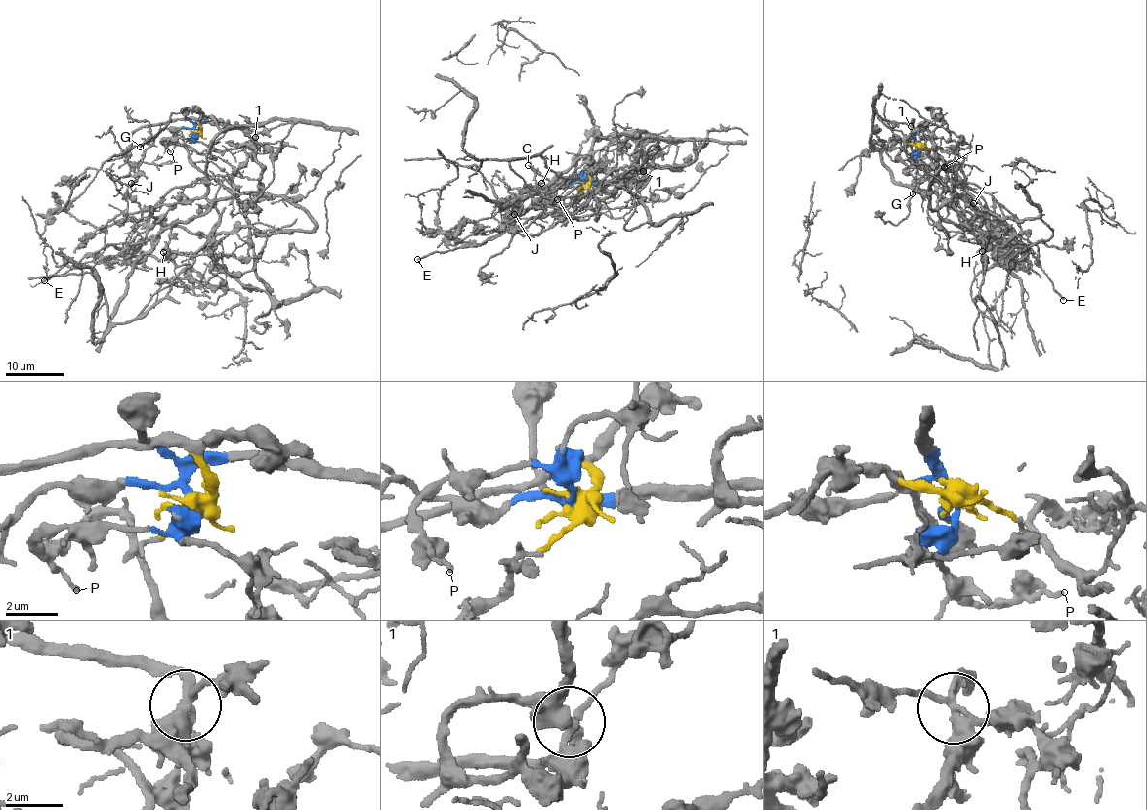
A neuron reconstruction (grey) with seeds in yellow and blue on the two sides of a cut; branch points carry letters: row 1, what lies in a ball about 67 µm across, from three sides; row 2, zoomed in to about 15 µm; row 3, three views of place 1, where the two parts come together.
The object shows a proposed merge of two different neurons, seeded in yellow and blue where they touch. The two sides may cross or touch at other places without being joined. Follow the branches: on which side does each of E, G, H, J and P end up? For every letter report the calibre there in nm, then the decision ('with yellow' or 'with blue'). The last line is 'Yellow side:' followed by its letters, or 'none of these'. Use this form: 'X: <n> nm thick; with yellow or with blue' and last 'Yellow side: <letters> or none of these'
E: 180 nm thick; with blue
G: 160 nm thick; with blue
H: 120 nm thick; with blue
J: 110 nm thick; with blue
P: 160 nm thick; with blue
Yellow side: none of these

